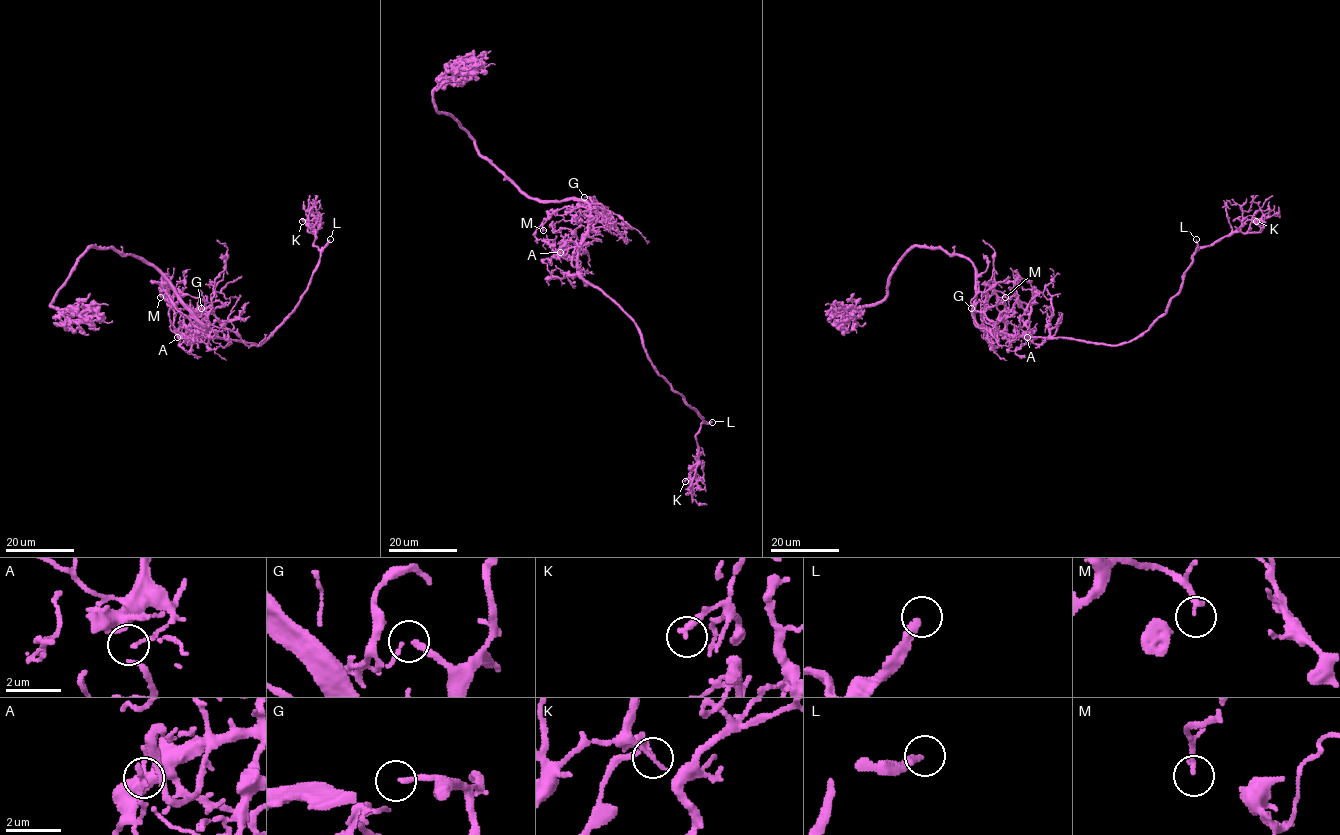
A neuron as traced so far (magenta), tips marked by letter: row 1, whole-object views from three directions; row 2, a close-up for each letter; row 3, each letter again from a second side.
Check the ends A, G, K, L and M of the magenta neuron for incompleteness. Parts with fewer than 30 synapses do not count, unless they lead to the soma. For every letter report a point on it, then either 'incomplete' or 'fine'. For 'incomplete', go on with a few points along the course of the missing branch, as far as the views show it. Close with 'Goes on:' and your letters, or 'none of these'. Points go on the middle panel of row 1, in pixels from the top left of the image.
A: at (560, 252); fine
G: at (584, 197); incomplete; missing branch runs (584, 197), (568, 197), (565, 201), (580, 207), (582, 199)
K: at (685, 481); fine
L: at (712, 422); incomplete; missing branch runs (712, 422), (716, 422), (710, 439), (712, 469), (706, 481)
M: at (543, 230); fine
Goes on: G, L

